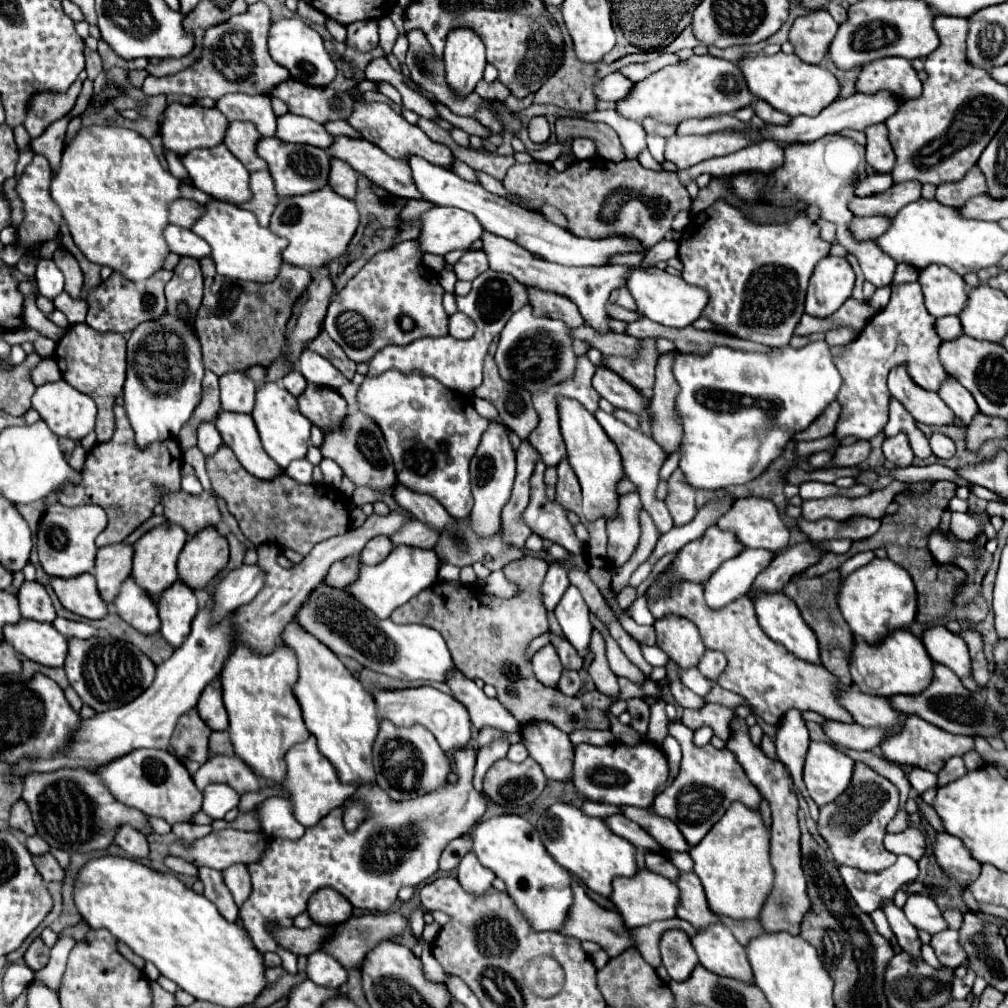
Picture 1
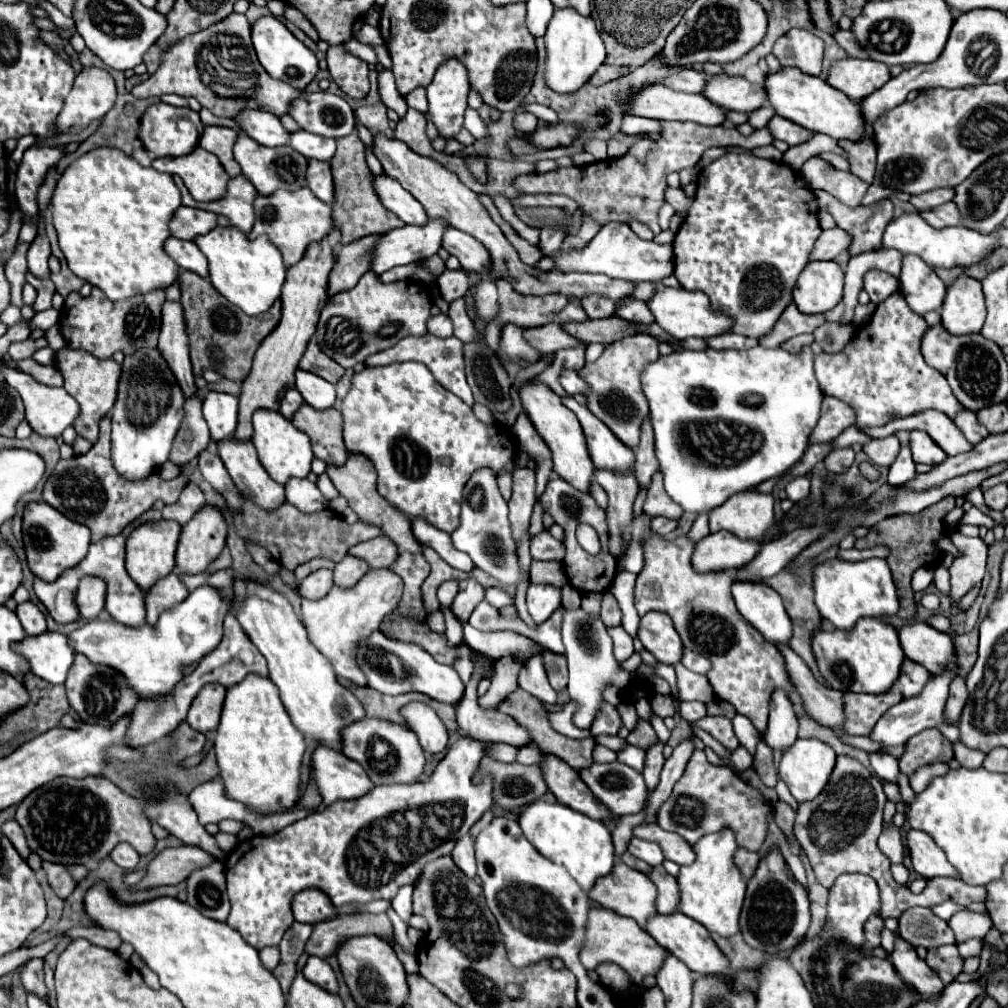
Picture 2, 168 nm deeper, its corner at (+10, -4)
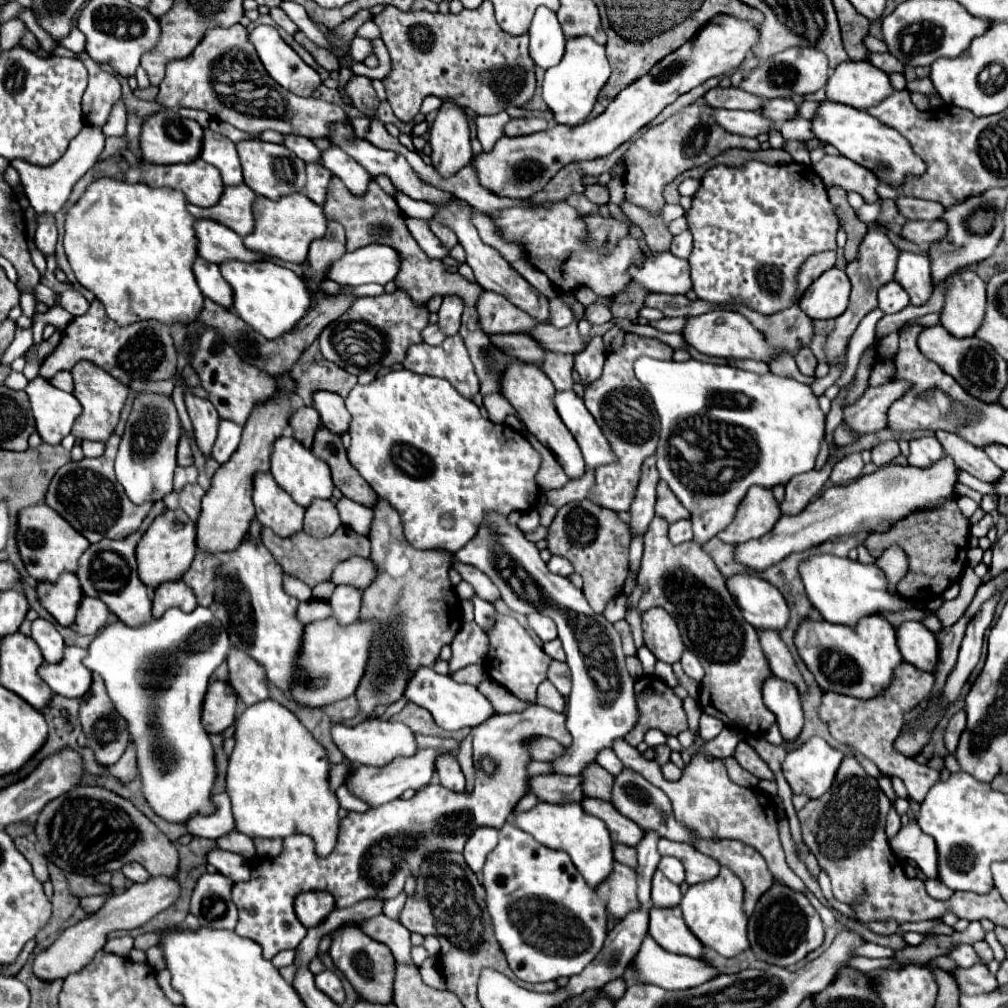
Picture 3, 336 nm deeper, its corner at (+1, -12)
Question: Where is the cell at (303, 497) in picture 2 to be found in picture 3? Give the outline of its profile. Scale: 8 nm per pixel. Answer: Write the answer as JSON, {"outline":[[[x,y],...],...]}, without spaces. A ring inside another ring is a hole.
{"outline":[[[316,499],[308,509],[306,509],[306,519],[304,519],[304,531],[312,537],[330,537],[338,527],[342,525],[336,507],[332,501],[322,501]]]}

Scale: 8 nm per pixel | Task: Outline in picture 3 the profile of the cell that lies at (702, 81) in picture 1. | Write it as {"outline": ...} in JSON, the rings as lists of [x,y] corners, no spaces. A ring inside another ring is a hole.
{"outline":[[[772,99],[772,101],[766,101],[762,115],[772,119],[774,123],[784,123],[798,115],[798,105],[792,99]]]}

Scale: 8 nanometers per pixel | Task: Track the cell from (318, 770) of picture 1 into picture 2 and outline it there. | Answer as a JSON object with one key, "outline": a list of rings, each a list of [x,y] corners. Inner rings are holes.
{"outline":[[[317,747],[313,751],[311,779],[315,781],[325,807],[341,799],[357,799],[373,787],[359,763],[351,761],[341,751],[335,755],[335,751],[327,747]]]}

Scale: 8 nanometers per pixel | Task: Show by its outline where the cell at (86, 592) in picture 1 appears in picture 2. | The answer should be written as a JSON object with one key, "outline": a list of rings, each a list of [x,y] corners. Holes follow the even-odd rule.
{"outline":[[[77,569],[65,571],[53,583],[35,579],[35,593],[57,623],[71,623],[81,617],[77,603],[75,603],[79,579],[81,579],[81,575],[77,573]]]}

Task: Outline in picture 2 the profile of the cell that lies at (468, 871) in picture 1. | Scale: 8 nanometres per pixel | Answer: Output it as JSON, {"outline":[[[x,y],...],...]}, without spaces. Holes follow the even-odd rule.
{"outline":[[[465,835],[457,841],[455,849],[451,851],[451,857],[455,861],[455,865],[469,877],[475,879],[477,875],[477,867],[475,867],[475,849],[473,849],[473,837]]]}

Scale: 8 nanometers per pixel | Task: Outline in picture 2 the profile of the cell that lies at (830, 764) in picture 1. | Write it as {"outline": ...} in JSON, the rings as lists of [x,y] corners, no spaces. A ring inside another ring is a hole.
{"outline":[[[797,739],[783,753],[783,759],[779,763],[779,777],[785,781],[791,795],[799,803],[813,801],[823,791],[823,787],[829,783],[829,777],[831,777],[833,767],[835,767],[835,759],[837,759],[837,755],[827,743],[823,743],[819,739]]]}

